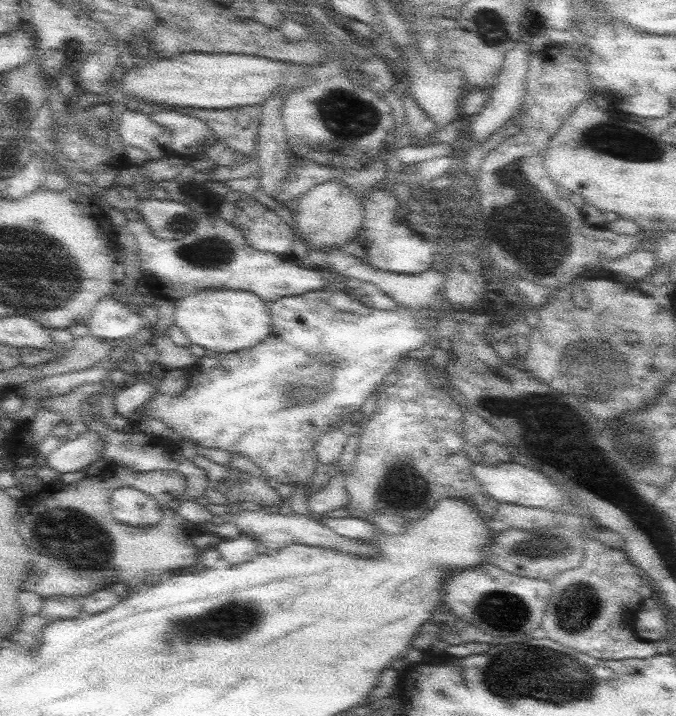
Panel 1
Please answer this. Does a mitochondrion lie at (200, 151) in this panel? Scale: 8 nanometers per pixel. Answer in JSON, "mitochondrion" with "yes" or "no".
{"mitochondrion":"no"}

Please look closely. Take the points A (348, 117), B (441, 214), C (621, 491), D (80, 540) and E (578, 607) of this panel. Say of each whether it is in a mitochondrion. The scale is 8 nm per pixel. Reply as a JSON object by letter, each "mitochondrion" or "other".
{"A":"mitochondrion","B":"other","C":"mitochondrion","D":"mitochondrion","E":"mitochondrion"}

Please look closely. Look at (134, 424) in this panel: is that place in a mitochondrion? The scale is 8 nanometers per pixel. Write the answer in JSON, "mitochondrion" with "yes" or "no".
{"mitochondrion":"no"}

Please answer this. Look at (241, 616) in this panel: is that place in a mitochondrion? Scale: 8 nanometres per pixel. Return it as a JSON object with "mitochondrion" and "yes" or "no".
{"mitochondrion":"yes"}

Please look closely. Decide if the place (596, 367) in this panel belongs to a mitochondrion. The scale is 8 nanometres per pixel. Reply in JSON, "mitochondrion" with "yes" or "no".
{"mitochondrion":"yes"}

